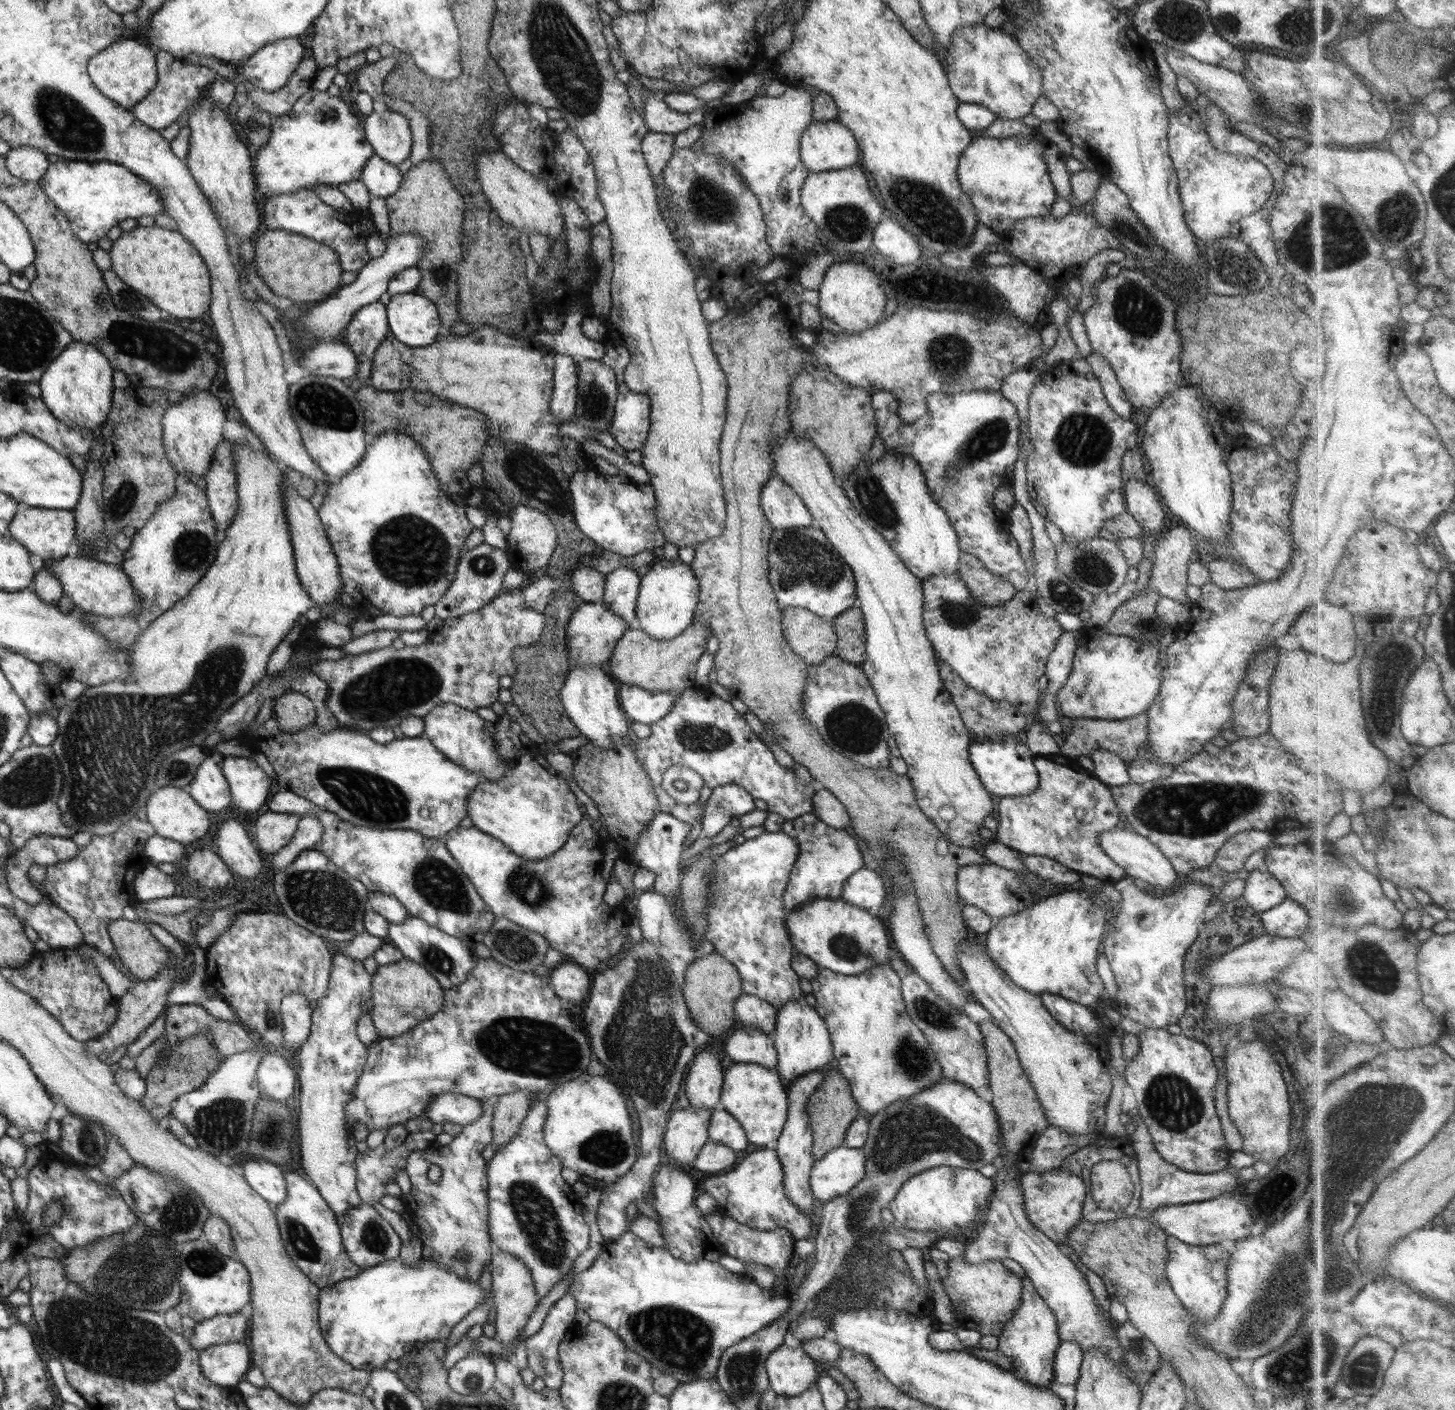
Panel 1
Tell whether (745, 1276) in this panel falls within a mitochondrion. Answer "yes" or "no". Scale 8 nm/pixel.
no

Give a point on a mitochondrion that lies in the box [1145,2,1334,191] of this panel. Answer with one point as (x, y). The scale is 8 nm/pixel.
(1298, 111)

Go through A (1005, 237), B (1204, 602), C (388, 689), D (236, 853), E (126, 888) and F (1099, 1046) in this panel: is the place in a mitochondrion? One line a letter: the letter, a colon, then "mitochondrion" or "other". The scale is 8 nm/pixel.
A: other
B: other
C: mitochondrion
D: other
E: other
F: other

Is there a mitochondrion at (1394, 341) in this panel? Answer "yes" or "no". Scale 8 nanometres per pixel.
no

